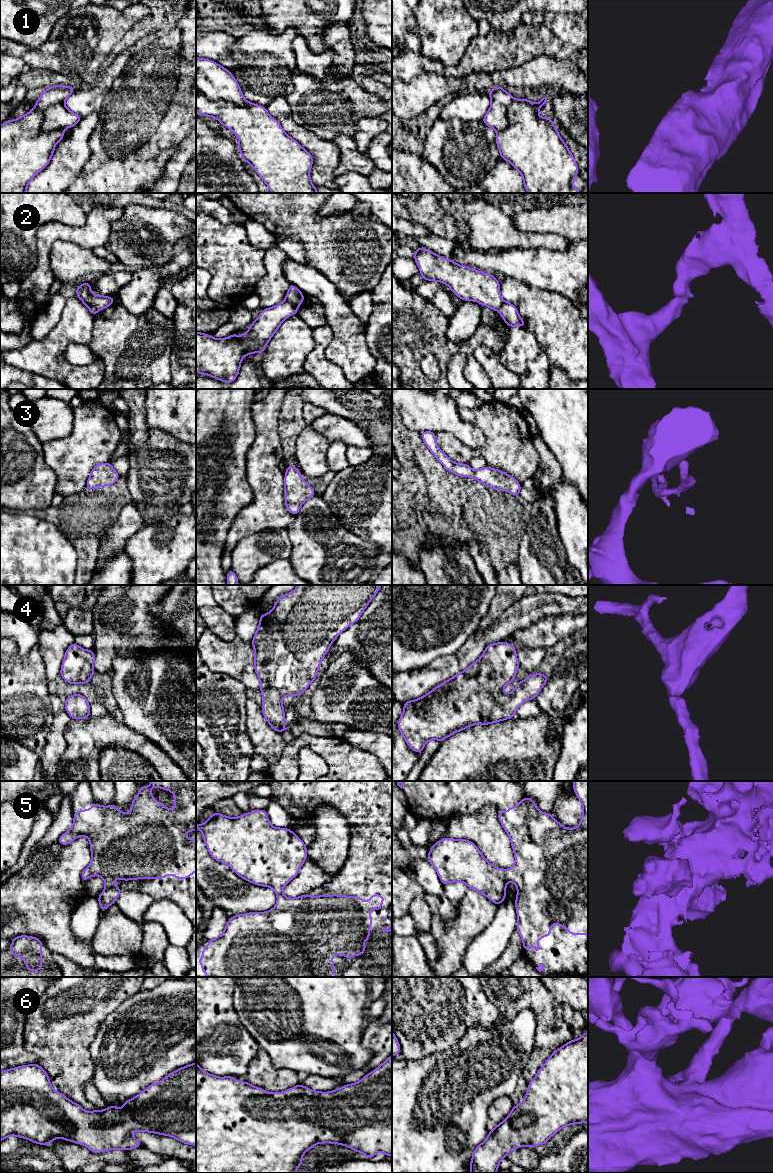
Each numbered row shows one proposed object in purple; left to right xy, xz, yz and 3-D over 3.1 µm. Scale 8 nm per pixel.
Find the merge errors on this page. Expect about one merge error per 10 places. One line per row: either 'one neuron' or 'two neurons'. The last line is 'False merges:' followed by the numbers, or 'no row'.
1: one neuron
2: two neurons
3: one neuron
4: one neuron
5: one neuron
6: one neuron
False merges: 2

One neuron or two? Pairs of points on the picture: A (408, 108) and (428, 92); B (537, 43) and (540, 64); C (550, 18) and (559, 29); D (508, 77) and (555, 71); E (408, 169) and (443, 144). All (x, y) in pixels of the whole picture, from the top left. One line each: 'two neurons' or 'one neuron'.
A: one neuron
B: two neurons
C: one neuron
D: one neuron
E: two neurons

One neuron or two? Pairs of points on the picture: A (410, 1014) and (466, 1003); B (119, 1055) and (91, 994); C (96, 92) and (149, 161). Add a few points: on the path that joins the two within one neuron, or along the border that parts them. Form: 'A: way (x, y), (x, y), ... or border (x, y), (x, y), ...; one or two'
A: way (424, 1010), (452, 1010); one
B: border (119, 1004), (105, 1017), (92, 1042); two
C: border (102, 90), (98, 109); two

